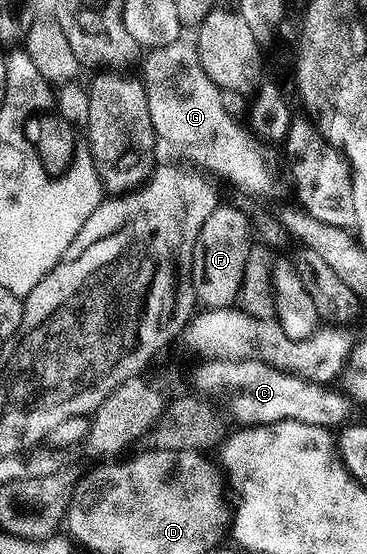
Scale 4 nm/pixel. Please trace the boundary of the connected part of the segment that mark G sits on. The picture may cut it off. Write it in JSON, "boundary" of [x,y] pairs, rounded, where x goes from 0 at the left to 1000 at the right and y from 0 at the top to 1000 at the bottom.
{"boundary":[[[485,72],[460,83],[414,87],[387,103],[387,116],[406,213],[436,255],[458,253],[526,294],[624,321],[646,338],[689,350],[744,350],[757,343],[747,282],[714,267],[717,260],[681,233],[654,231],[643,211],[613,199],[599,173],[605,161],[559,134],[529,78]]]}

